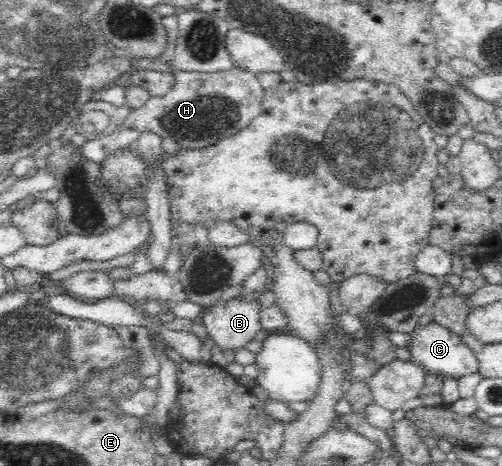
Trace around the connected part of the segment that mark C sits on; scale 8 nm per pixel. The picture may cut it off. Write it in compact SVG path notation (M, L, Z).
M433 322L425 327L417 326L412 335L411 362L420 365L427 373L435 373L443 378L459 379L479 372L481 364L477 361L473 350L463 341L462 335Z

